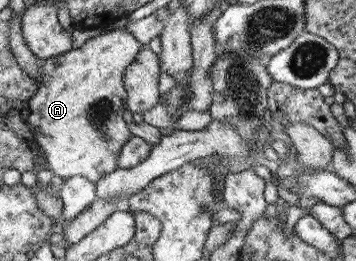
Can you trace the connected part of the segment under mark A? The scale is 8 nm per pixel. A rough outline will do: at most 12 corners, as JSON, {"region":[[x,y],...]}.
{"region":[[127,28],[48,58],[28,101],[39,171],[97,184],[132,138]]}

